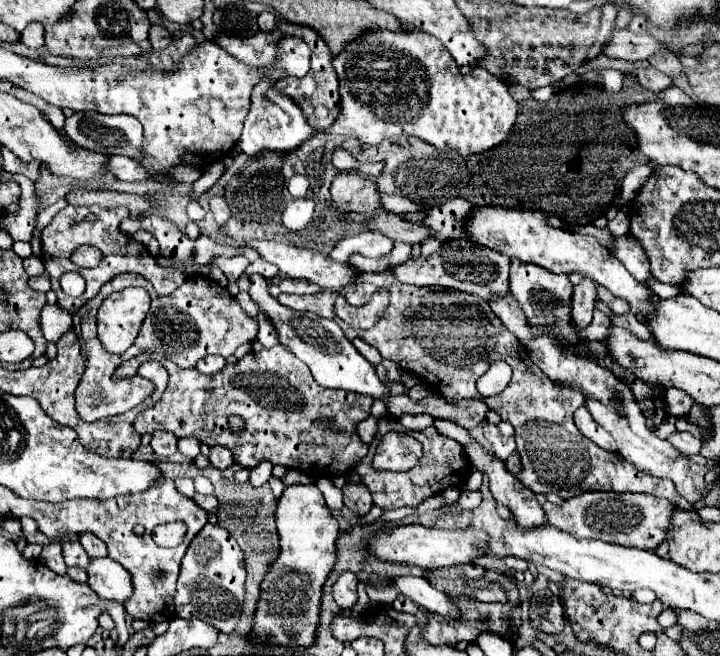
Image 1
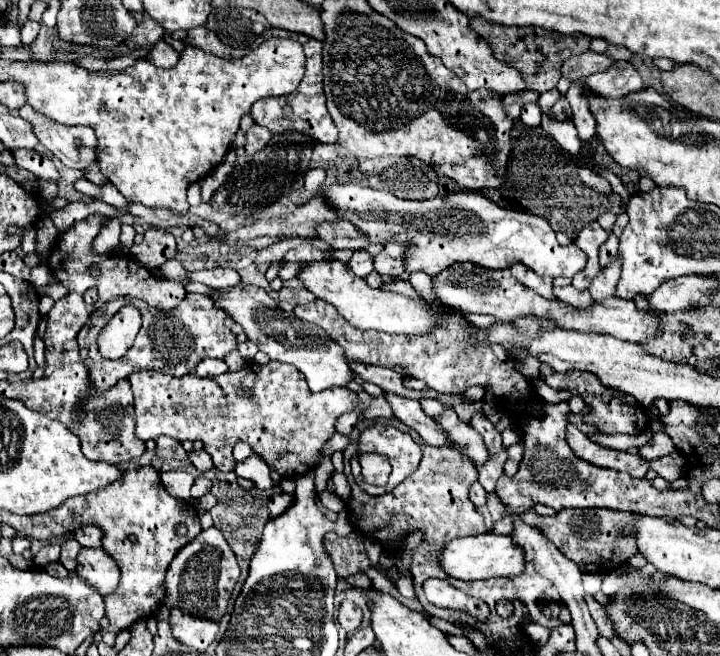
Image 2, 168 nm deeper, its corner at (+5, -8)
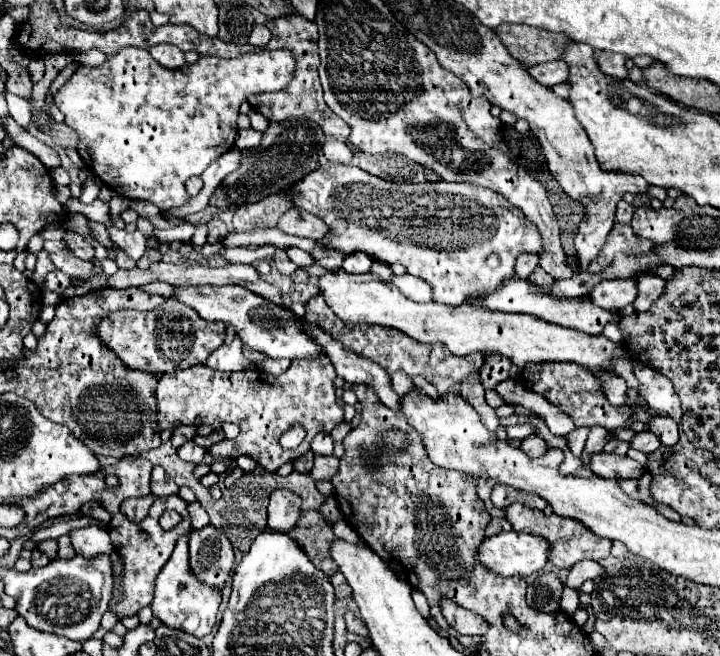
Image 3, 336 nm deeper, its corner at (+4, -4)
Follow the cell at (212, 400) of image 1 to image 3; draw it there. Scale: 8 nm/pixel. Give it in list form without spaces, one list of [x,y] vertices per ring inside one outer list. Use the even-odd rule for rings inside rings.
[[[322,358],[322,362],[292,362],[286,372],[280,376],[266,374],[260,368],[254,370],[242,370],[242,372],[218,372],[212,368],[192,366],[190,370],[178,370],[174,374],[158,374],[158,386],[154,390],[156,398],[156,410],[158,410],[158,430],[164,432],[166,428],[180,428],[186,424],[208,424],[212,430],[218,430],[224,422],[234,422],[240,426],[240,434],[236,440],[220,440],[208,448],[208,452],[214,458],[236,458],[240,454],[252,456],[260,462],[260,466],[266,472],[276,472],[282,464],[294,462],[298,456],[306,454],[310,450],[310,442],[320,432],[332,432],[336,424],[342,422],[344,410],[336,402],[336,388],[334,378],[336,370],[328,358]],[[294,424],[300,424],[306,430],[306,438],[300,446],[286,450],[280,446],[280,436],[290,430]]]

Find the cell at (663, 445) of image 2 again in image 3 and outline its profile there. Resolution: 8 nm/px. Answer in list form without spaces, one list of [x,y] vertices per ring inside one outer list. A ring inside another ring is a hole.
[[[644,430],[644,432],[636,434],[636,436],[630,440],[630,446],[636,448],[636,450],[640,450],[640,452],[644,452],[644,454],[652,454],[652,452],[658,450],[662,444],[660,444],[660,440],[658,440],[652,432]]]

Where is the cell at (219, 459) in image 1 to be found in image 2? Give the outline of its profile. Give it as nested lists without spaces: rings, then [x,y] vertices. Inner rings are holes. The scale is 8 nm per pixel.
[[[191,450],[191,452],[187,452],[187,458],[199,472],[213,470],[213,460],[205,450]]]

